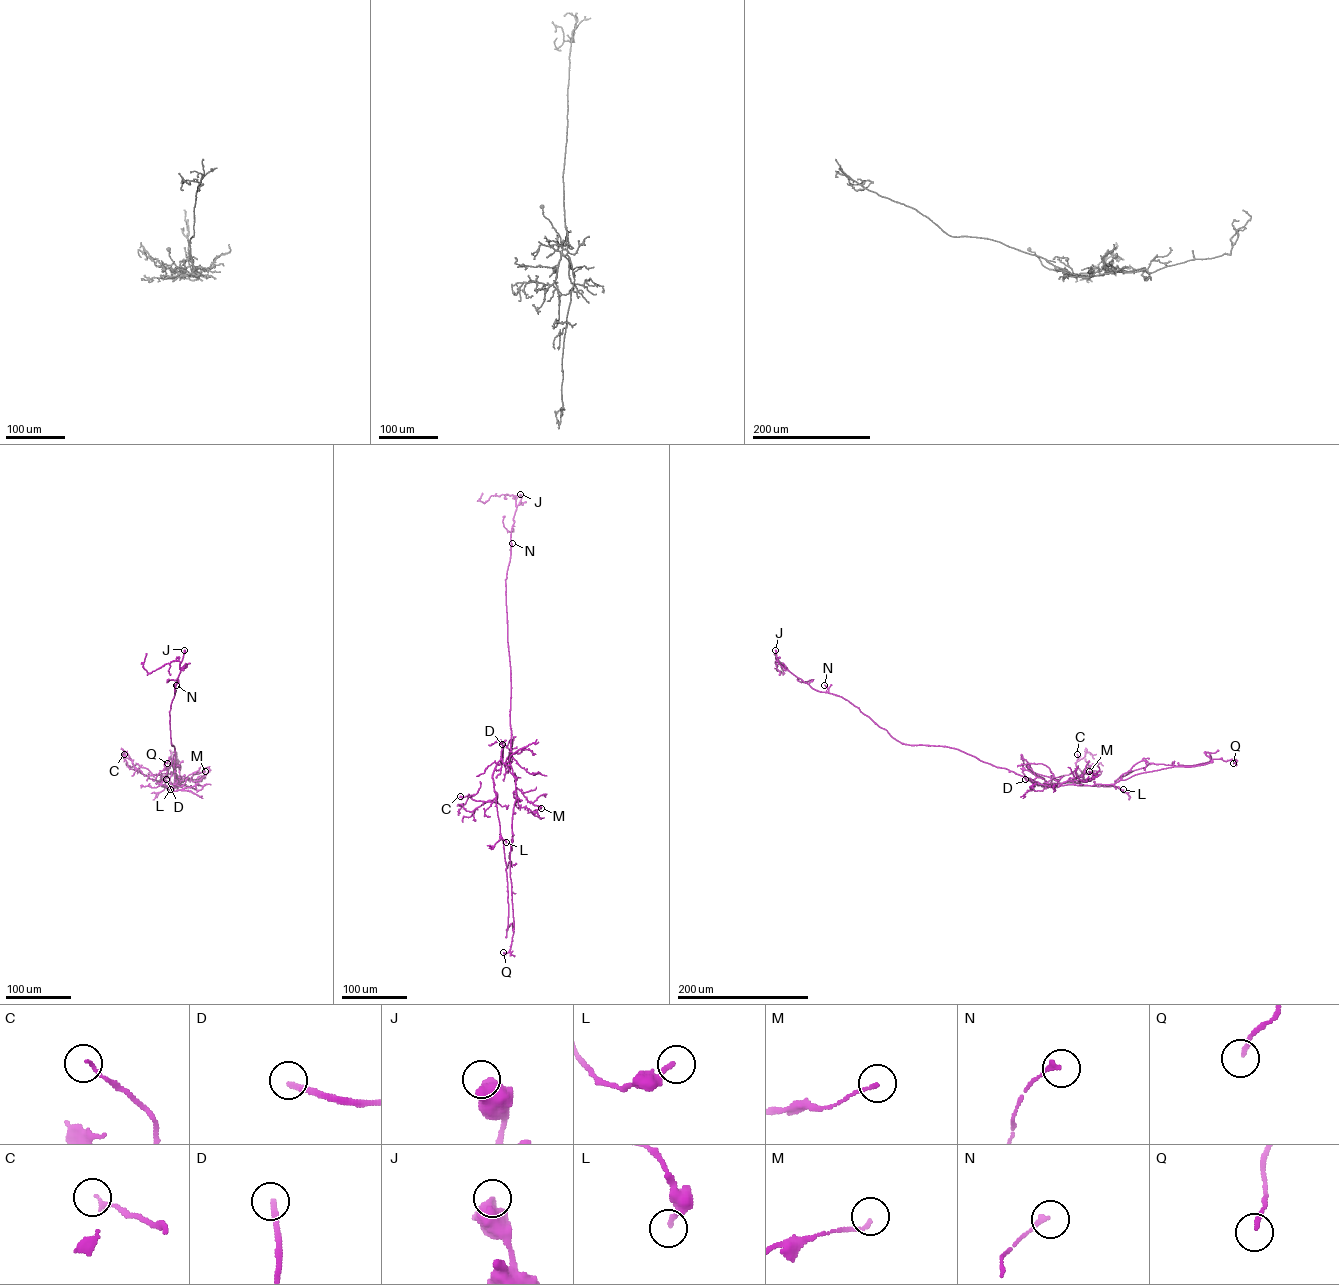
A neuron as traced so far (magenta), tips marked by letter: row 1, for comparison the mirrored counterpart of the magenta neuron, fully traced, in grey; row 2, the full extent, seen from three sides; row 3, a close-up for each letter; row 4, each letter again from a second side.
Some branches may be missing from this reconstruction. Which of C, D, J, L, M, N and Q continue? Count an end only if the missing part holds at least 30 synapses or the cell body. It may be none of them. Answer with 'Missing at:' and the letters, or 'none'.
Missing at: D

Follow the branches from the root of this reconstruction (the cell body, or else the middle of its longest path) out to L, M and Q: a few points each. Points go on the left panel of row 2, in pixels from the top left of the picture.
L: (175, 773), (173, 788), (156, 783), (170, 789)
M: (175, 773), (174, 788), (180, 785), (179, 780), (191, 780), (194, 774), (205, 771)
Q: (175, 773), (174, 788), (180, 785), (176, 784), (174, 775), (178, 759), (169, 759), (167, 763)

